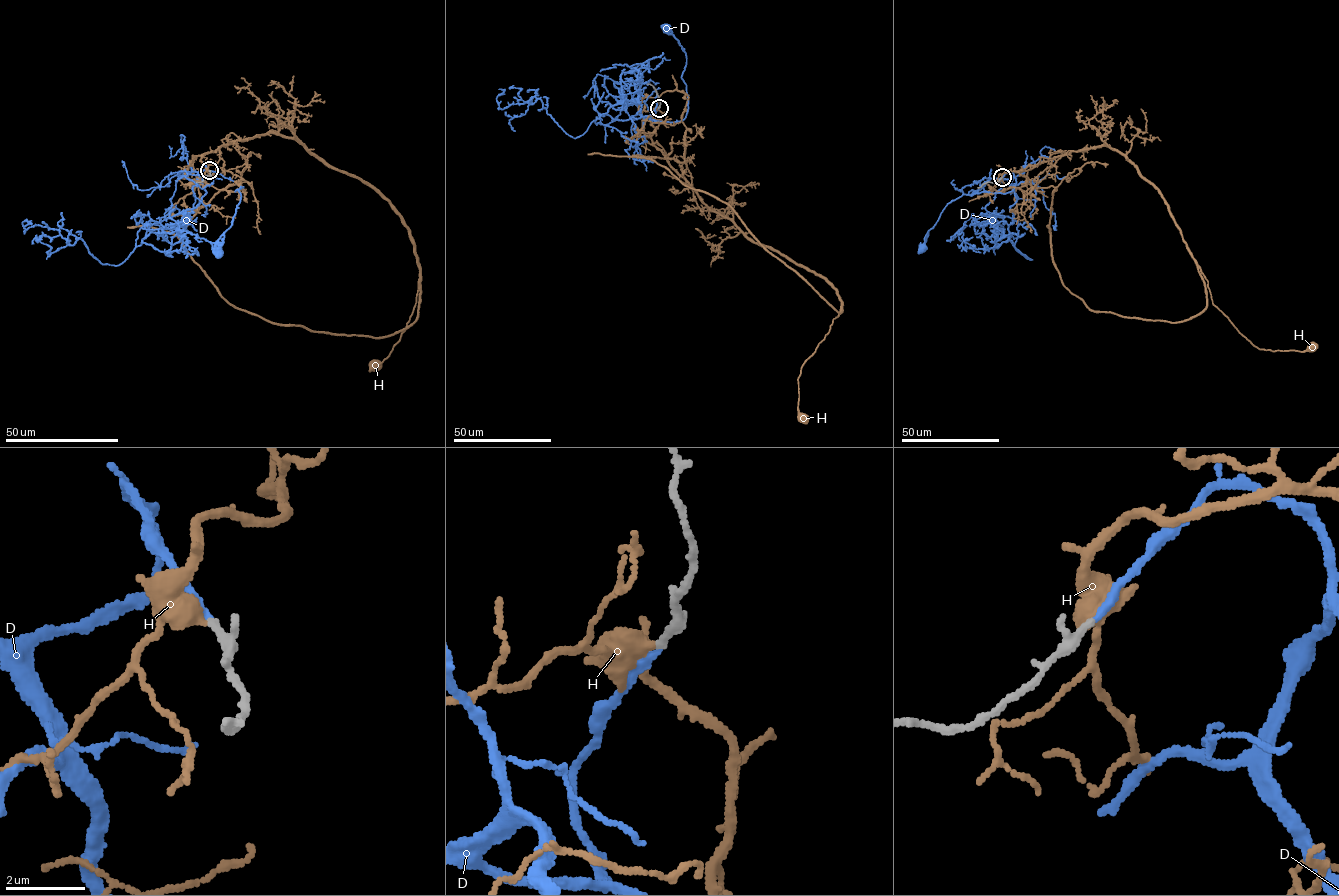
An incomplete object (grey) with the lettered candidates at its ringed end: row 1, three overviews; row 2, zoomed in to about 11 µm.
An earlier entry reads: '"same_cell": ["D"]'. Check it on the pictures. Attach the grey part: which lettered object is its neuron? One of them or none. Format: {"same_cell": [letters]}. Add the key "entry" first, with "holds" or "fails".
{"entry": "holds", "same_cell": ["D"]}

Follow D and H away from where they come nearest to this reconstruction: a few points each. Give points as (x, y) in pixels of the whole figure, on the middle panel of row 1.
D: (659, 108), (656, 120), (671, 122), (681, 121), (688, 109), (686, 85), (681, 78), (686, 53), (668, 27)
H: (658, 108), (652, 143), (701, 200), (837, 291), (840, 313), (798, 378), (803, 417)

